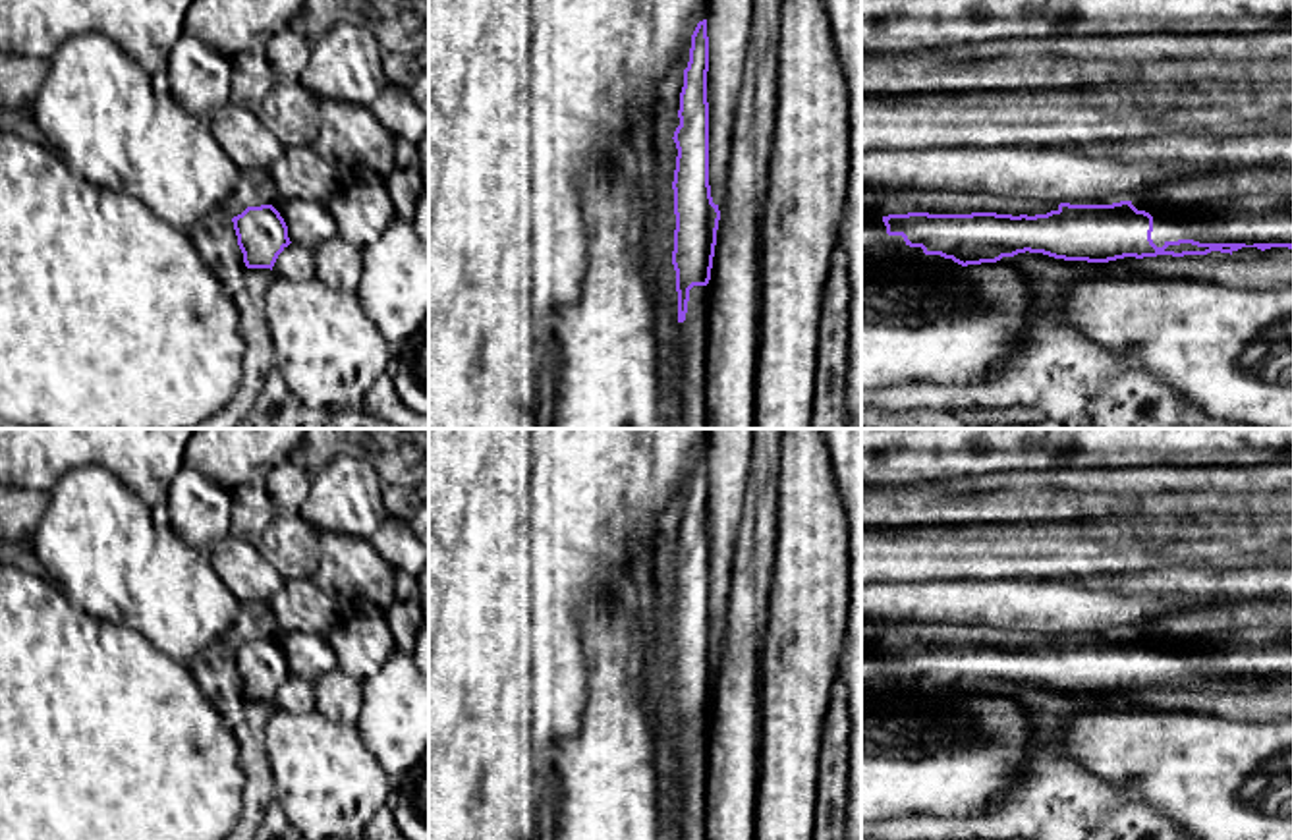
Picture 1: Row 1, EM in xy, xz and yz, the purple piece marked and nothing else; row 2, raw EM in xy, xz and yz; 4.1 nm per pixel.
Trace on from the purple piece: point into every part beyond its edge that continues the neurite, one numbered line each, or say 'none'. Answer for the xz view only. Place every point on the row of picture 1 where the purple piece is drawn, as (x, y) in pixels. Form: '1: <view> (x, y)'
1: xz (729, 22)

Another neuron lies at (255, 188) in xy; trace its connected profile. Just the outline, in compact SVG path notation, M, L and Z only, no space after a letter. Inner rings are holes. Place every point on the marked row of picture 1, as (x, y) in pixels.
M268 168L243 170L238 187L224 201L222 218L234 218L247 207L276 205L280 201L278 189L268 176Z

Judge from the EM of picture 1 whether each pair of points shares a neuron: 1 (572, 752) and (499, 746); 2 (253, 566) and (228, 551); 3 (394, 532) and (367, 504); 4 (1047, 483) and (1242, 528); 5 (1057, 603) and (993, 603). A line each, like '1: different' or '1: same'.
1: different
2: same
3: different
4: different
5: same

